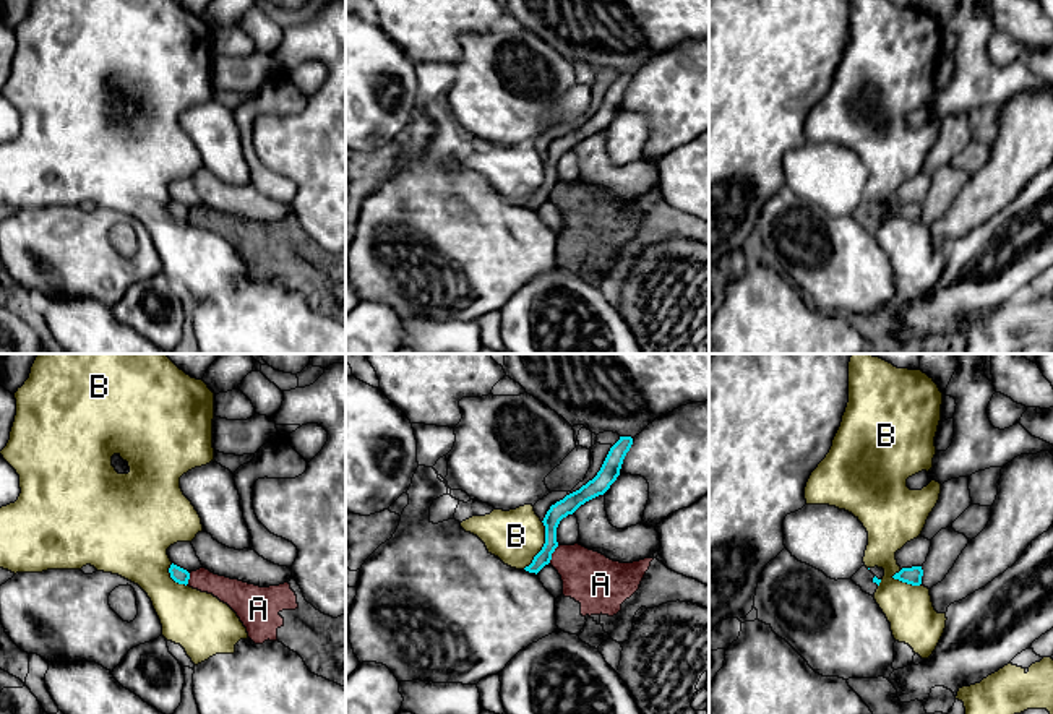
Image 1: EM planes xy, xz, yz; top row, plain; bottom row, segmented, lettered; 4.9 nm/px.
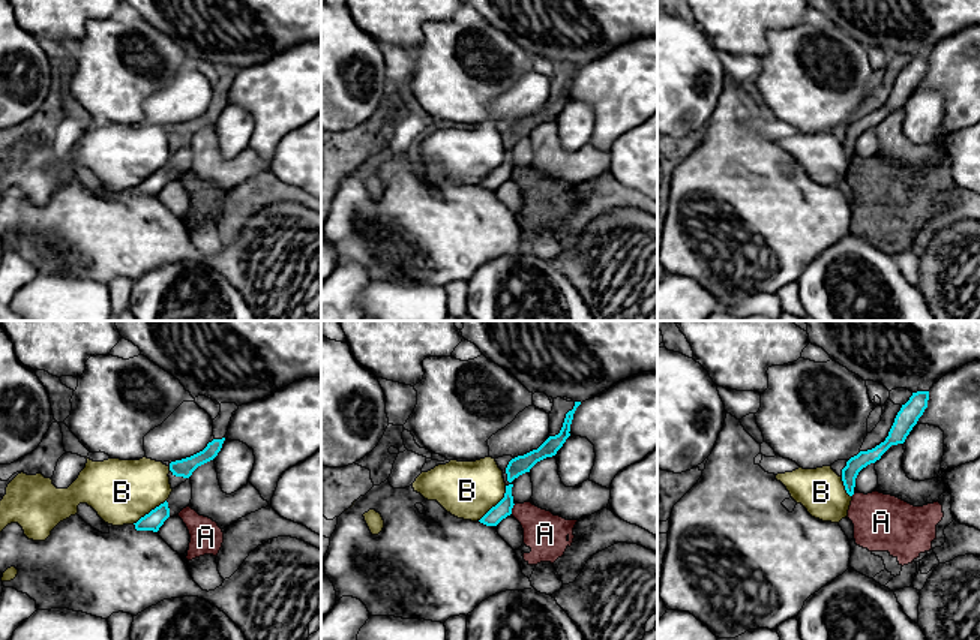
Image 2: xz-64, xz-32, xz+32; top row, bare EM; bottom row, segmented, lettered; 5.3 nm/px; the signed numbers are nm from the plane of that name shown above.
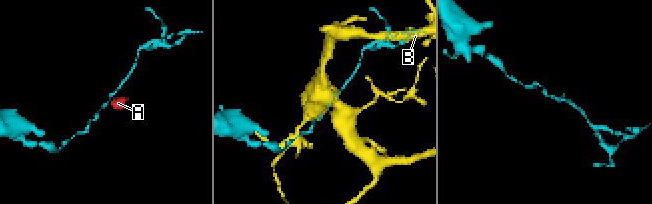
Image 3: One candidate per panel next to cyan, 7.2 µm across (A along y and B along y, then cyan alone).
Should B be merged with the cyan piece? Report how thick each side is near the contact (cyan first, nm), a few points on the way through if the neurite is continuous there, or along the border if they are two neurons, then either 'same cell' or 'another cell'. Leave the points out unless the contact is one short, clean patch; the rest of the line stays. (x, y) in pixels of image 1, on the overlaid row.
calibres 90 and 260 nm; same cell

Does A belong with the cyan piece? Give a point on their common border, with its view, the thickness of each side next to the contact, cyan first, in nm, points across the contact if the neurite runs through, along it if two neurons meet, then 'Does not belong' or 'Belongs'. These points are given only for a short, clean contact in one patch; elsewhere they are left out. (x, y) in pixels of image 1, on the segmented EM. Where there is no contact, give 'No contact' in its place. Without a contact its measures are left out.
Touches cyan at xz (552, 552). Thickness 90 nm (cyan) against 260 nm. Boundary: xz (558, 546), (549, 562). Does not belong

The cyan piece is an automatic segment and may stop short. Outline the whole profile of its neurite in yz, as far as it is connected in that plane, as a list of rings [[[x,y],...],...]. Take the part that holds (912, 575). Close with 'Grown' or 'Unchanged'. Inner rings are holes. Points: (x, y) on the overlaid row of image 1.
[[[912,566],[912,568],[902,568],[892,578],[912,586],[920,586],[922,576],[923,576],[922,566]]]. Unchanged

